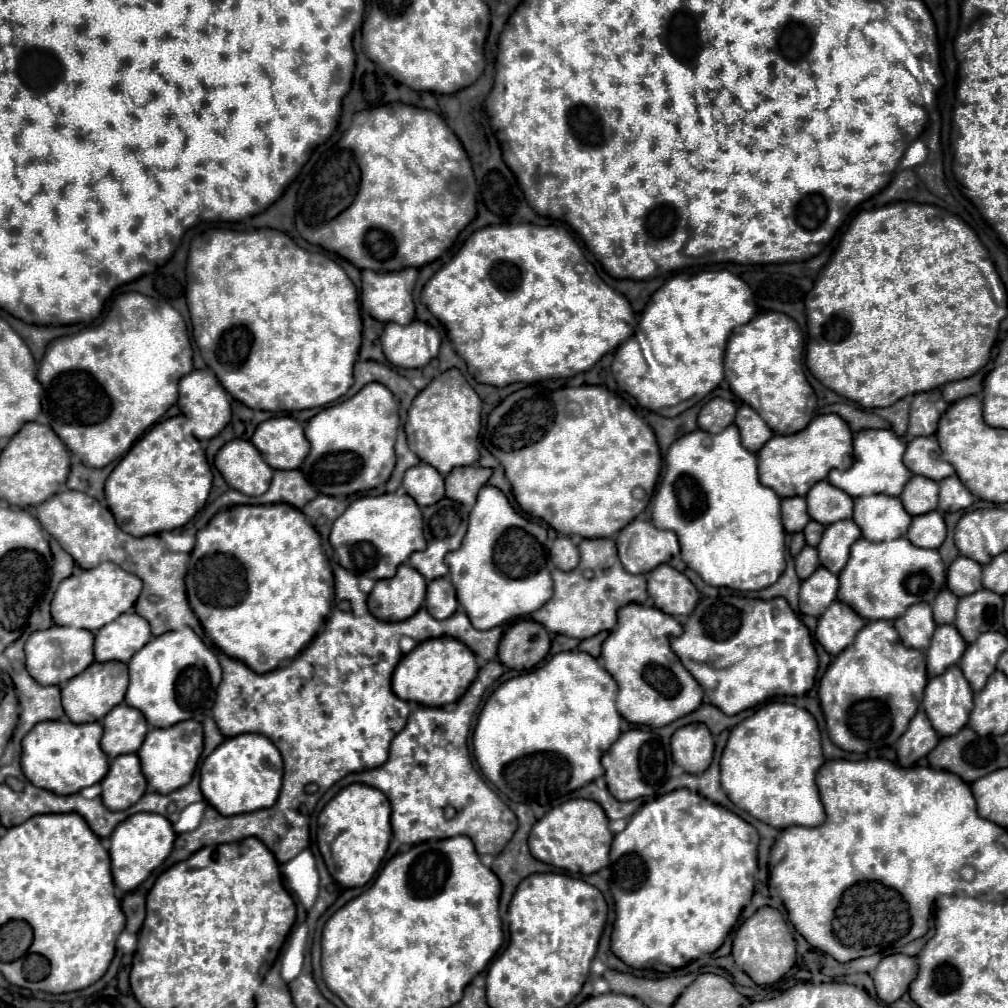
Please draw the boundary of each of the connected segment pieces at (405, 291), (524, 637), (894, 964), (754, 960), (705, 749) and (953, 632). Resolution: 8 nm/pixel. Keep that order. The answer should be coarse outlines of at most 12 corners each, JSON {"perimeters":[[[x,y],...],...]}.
{"perimeters":[[[415,268],[363,270],[361,306],[379,322],[415,318]],[[509,626],[499,660],[513,670],[535,668],[549,652],[545,626]],[[885,956],[871,974],[879,1000],[893,1004],[917,972],[915,958]],[[775,908],[735,932],[731,954],[755,984],[795,964],[795,940]],[[705,724],[679,728],[671,756],[689,774],[707,770],[713,738]],[[937,626],[925,652],[929,678],[961,660],[957,628]]]}

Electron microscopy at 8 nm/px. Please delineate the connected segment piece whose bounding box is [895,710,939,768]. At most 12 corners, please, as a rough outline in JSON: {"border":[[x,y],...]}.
{"border":[[919,710],[895,744],[899,764],[913,766],[939,742]]}

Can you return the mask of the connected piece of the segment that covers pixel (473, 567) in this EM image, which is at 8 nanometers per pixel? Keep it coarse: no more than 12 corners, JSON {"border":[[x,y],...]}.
{"border":[[485,486],[445,558],[475,628],[553,596],[549,558]]}

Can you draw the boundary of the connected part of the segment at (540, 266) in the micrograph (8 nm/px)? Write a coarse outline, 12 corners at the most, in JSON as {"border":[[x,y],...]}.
{"border":[[563,226],[473,232],[421,292],[481,384],[633,336]]}

